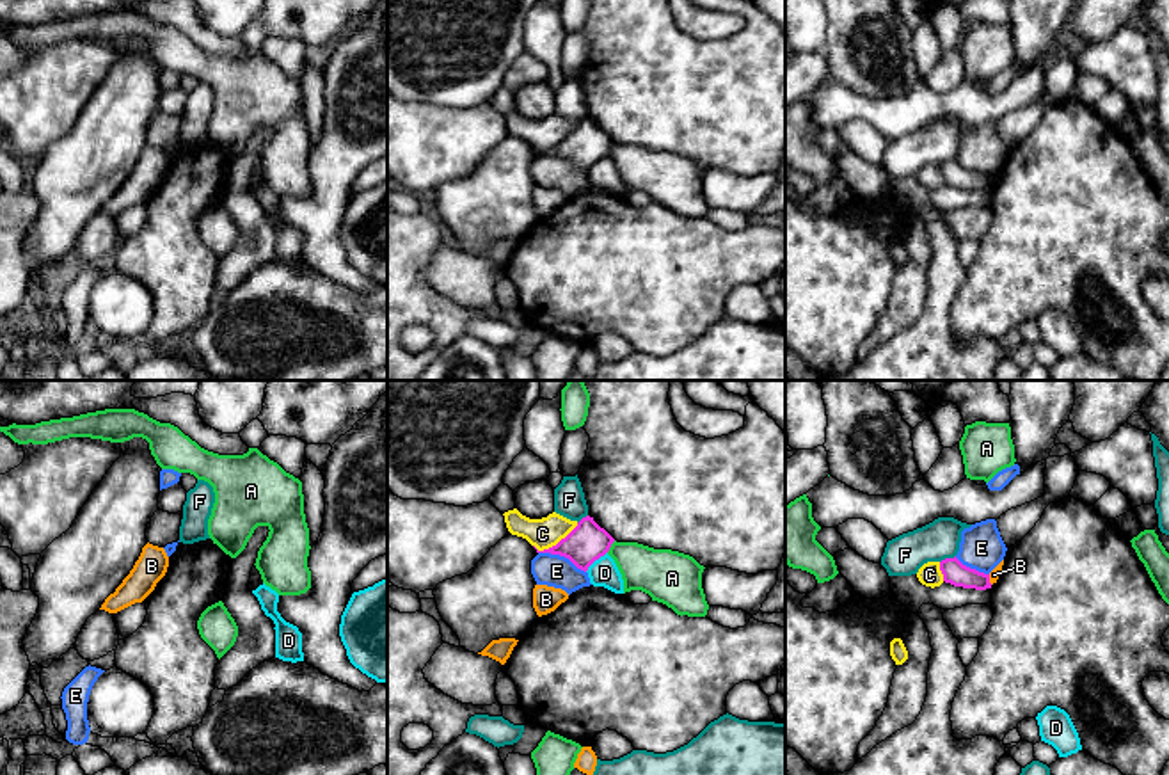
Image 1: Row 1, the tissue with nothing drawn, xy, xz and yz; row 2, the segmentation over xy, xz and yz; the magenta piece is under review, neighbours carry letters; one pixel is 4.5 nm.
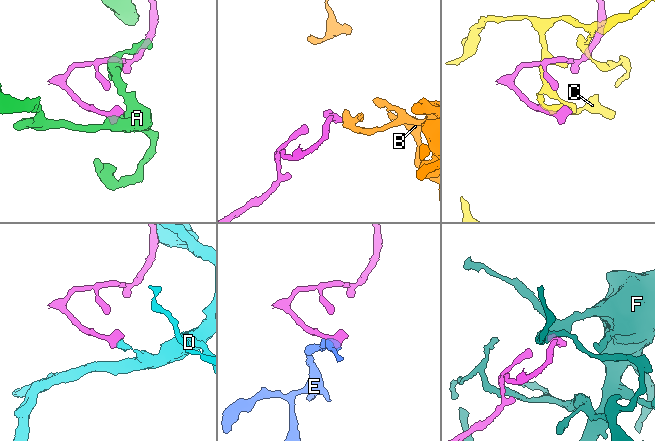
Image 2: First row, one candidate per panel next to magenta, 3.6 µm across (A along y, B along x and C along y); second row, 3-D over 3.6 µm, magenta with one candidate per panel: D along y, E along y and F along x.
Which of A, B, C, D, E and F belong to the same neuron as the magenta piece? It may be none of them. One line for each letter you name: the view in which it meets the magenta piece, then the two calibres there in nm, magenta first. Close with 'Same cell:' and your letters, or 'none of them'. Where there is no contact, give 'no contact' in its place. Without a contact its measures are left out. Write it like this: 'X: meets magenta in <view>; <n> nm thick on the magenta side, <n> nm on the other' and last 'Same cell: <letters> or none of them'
Same cell: none of them

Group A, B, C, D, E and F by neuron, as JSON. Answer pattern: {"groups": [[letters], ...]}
{"groups": [["A"], ["B"], ["C"], ["D"], ["E"], ["F"]]}

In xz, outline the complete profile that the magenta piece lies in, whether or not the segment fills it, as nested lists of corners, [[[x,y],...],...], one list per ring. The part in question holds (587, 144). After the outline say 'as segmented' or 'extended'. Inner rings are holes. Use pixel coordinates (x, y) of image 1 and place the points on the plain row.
[[[583,119],[577,128],[561,140],[556,148],[537,155],[551,155],[569,160],[577,171],[588,172],[588,169],[604,158],[615,140],[600,130],[593,119]]]; as segmented

